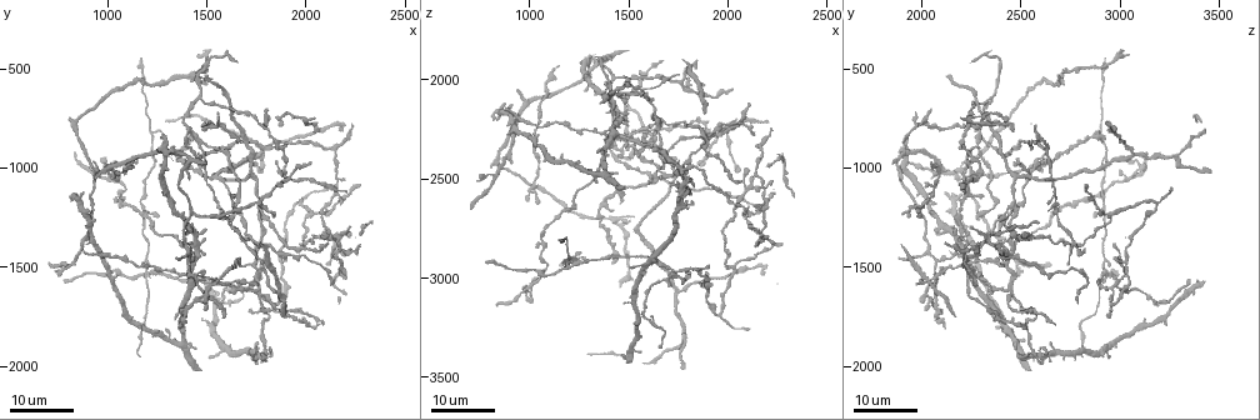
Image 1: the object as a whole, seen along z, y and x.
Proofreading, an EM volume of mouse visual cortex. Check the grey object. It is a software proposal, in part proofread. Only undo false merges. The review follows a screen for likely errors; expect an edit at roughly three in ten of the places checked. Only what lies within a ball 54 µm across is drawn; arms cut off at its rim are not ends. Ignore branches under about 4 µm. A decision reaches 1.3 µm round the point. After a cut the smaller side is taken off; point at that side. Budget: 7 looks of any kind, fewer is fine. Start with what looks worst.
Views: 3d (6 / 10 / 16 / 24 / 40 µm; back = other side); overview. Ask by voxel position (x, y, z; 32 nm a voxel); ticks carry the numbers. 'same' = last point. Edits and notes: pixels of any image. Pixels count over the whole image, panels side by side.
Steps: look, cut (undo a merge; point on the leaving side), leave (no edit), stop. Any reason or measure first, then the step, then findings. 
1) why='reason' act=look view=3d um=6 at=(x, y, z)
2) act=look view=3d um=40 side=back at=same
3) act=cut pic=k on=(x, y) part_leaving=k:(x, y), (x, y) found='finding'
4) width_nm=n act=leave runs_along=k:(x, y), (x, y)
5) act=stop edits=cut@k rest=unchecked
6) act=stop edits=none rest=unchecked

why='four or more arms meet' act=look view=3d um=24 at=(1180, 1540, 2910)

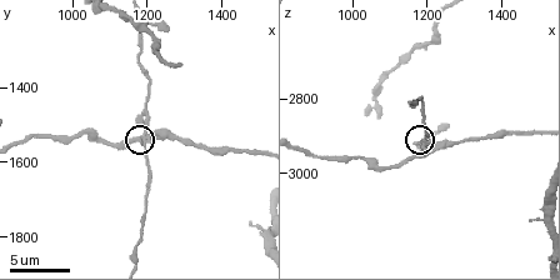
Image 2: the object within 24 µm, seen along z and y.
act=look view=3d um=6 at=(1190, 1530, 2930)

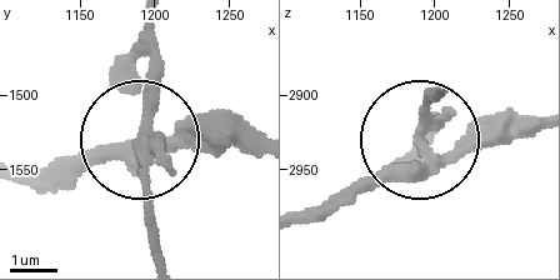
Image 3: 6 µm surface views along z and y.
width_nm=290 act=cut pic=3 on=(145, 91) found='two cells meet here'

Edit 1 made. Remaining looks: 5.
act=look view=overview

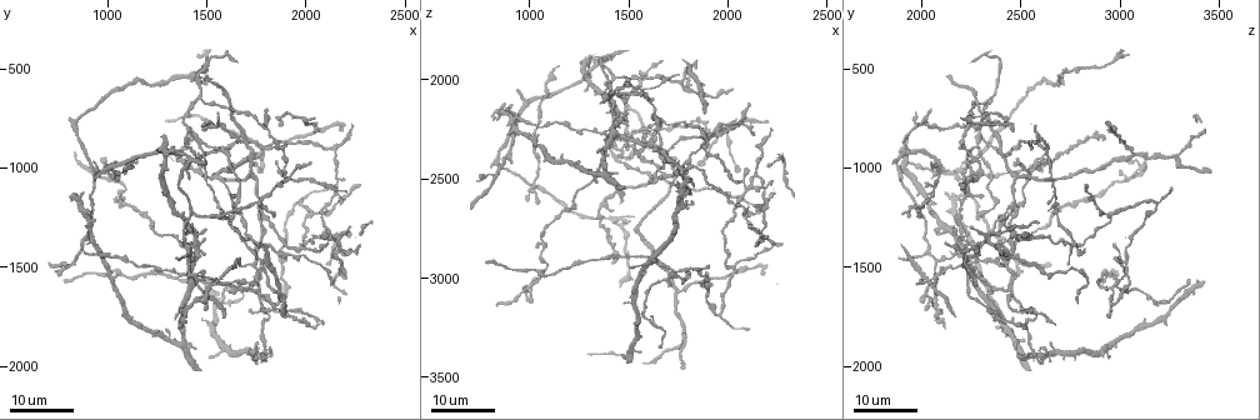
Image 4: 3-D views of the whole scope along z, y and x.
why='a fork' act=look view=3d um=16 at=(2030, 1240, 2950)

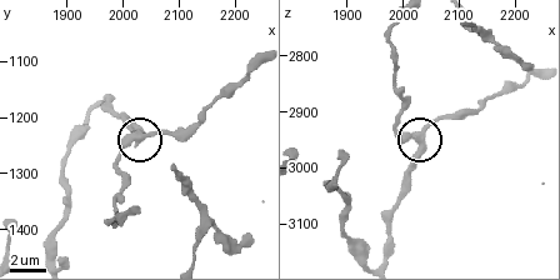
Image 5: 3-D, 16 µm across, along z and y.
act=look view=3d um=6 at=same

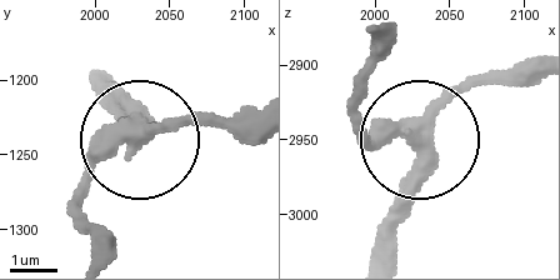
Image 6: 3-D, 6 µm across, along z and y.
side_arm_um=11 act=leave runs_along=6:(93, 78), (140, 138), (240, 121) found='one cell here'

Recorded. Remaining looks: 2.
why='thin arm on a thick one' act=look view=3d um=24 at=(1540, 1050, 2540)

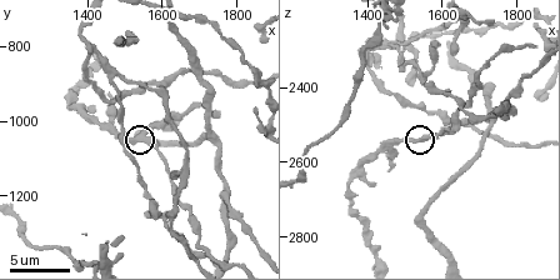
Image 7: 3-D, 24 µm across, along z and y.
why='zoom in' act=look view=3d um=6 at=(1550, 1040, 2540)

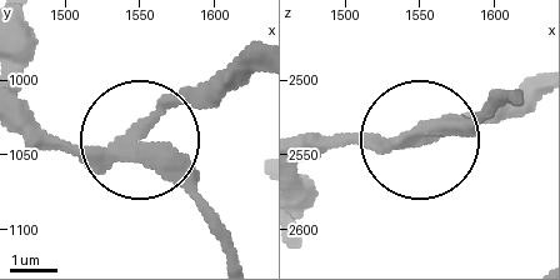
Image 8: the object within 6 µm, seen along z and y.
side_arm_um=8 arms=3 act=cut pic=8 on=(188, 95) found='two cells meet here'

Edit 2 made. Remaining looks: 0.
act=stop edits=cut@3,cut@8 rest=unchecked

